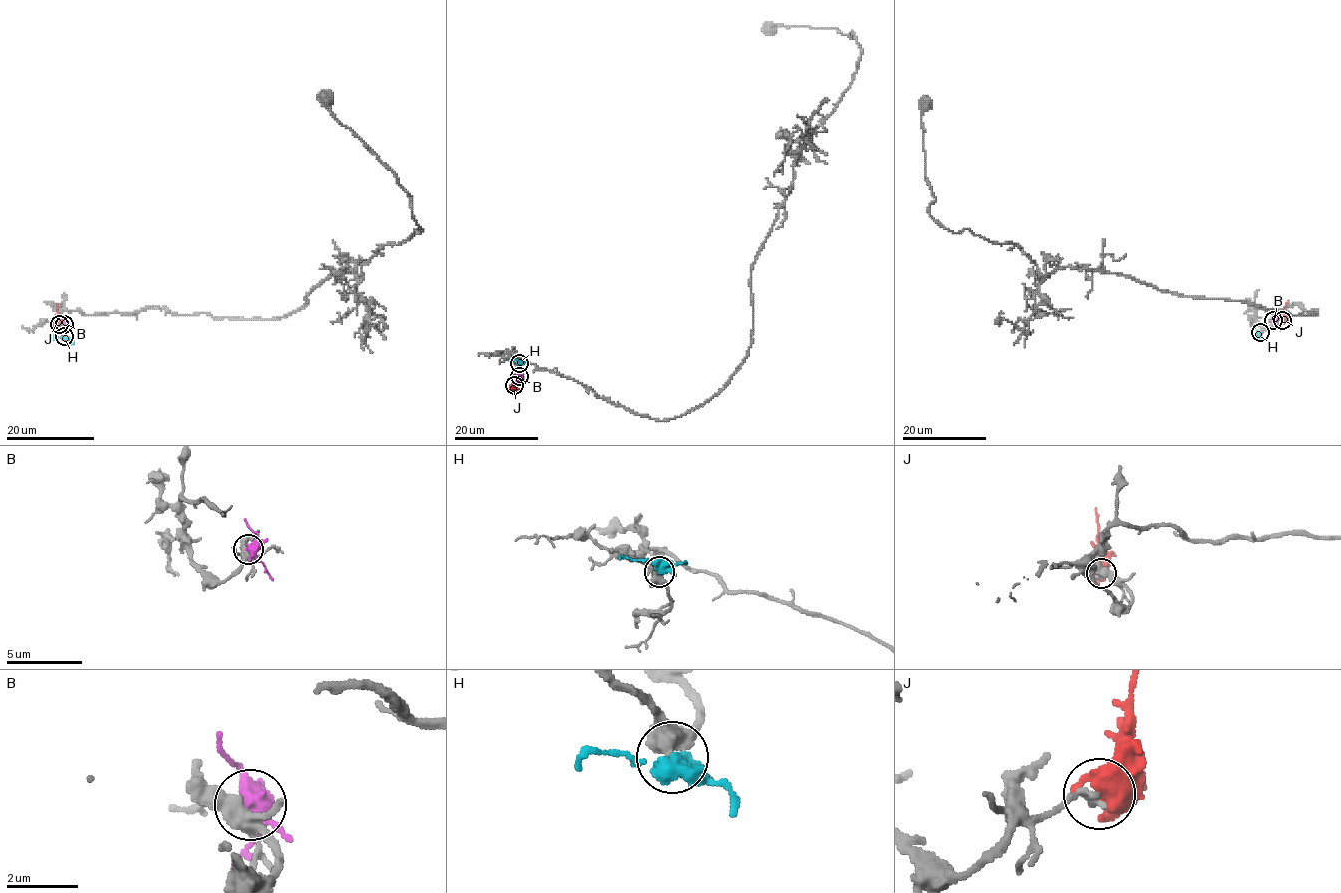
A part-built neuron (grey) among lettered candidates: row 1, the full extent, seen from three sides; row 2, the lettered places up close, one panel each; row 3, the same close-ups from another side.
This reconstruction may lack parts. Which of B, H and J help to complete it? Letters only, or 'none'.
H

